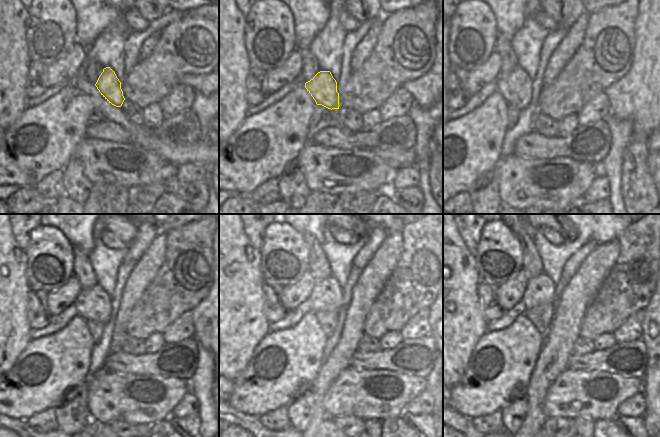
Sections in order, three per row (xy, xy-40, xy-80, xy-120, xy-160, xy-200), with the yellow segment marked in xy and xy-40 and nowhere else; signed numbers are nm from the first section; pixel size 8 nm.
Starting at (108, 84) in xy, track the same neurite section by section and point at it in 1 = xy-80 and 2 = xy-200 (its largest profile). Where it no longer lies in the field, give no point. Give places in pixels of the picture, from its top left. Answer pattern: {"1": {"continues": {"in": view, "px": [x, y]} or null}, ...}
{"1": {"continues": {"in": "xy-80", "px": [547, 87]}}, "2": {"continues": {"in": "xy-200", "px": [540, 290]}}}

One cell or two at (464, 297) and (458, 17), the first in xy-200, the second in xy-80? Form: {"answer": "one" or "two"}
{"answer": "one"}

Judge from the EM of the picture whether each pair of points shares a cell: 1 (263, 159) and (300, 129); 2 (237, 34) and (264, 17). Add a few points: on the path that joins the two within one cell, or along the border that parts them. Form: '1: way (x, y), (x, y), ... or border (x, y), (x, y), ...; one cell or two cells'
1: way (272, 150), (291, 131); one cell
2: border (245, 15), (245, 47), (247, 52); two cells

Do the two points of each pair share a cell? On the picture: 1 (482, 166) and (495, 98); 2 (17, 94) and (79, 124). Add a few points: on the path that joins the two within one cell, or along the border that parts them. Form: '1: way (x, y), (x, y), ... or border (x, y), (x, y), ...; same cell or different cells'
1: border (514, 91), (503, 100), (473, 115); different cells
2: border (25, 109), (10, 127); different cells

